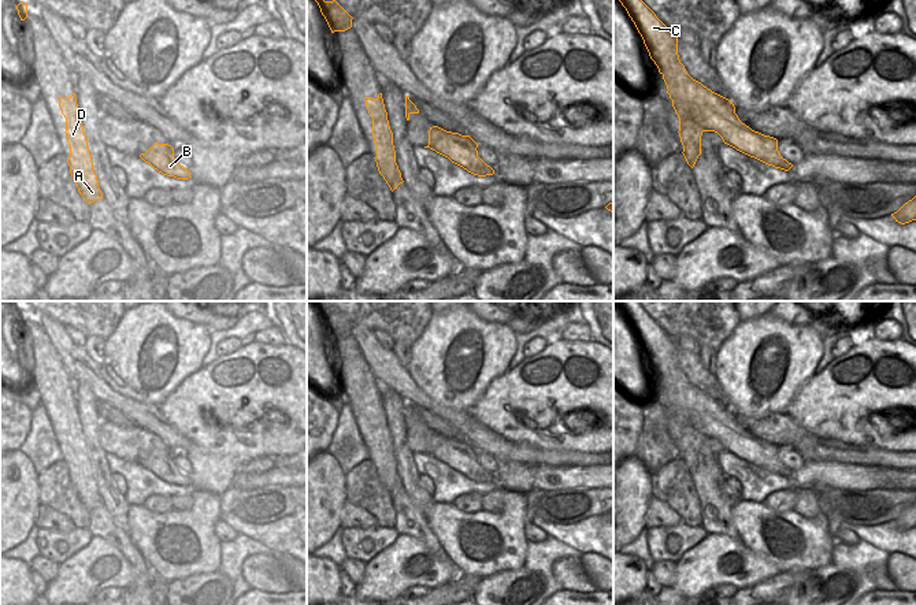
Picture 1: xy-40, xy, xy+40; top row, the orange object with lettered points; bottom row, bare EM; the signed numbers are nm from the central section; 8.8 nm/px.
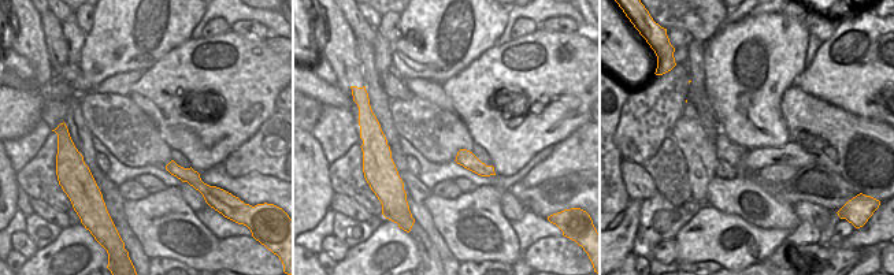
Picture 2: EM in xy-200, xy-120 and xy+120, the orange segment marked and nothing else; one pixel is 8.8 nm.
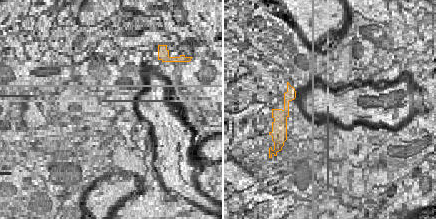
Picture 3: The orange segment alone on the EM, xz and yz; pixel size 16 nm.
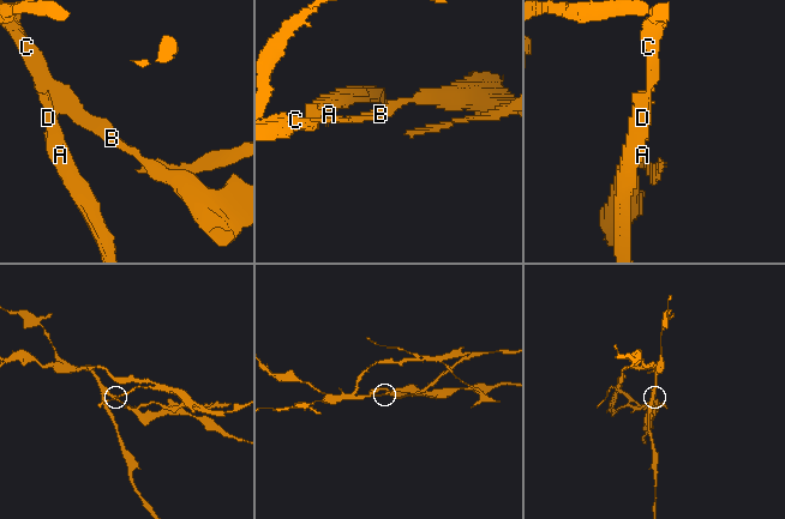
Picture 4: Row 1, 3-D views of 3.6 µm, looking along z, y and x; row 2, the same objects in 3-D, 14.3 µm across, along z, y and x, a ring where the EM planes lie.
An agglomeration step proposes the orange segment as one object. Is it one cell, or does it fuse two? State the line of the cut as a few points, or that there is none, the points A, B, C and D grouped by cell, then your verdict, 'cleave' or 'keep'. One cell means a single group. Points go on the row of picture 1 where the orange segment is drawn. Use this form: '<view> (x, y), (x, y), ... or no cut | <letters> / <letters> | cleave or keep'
xy+40 (685, 95), (690, 99), (690, 117), (704, 130) | A D / B C | cleave

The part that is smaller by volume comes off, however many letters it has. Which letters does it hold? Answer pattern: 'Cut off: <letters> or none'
Cut off: A, D

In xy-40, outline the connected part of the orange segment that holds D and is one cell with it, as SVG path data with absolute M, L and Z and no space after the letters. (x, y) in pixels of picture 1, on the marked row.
M75 93L70 96L68 103L73 107L73 118L66 118L64 133L70 145L70 156L67 157L67 163L79 194L88 204L92 204L103 198L103 193L99 188L97 175L93 170L92 155L88 148L86 134L84 131Z

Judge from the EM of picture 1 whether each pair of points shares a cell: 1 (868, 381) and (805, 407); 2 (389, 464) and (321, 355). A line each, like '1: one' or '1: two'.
1: one
2: two

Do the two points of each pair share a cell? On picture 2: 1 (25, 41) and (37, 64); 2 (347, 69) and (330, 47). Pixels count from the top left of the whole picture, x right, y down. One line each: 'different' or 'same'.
1: same
2: same

